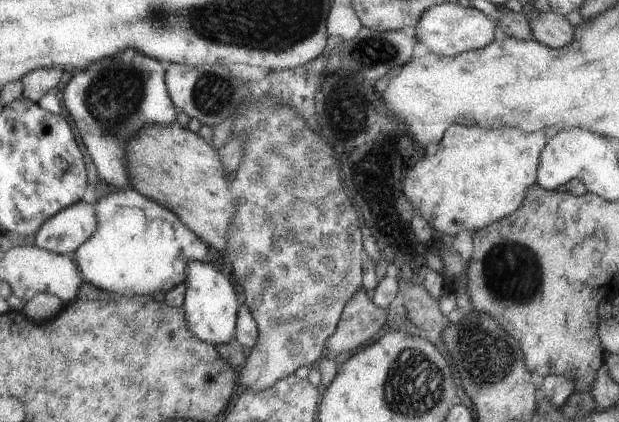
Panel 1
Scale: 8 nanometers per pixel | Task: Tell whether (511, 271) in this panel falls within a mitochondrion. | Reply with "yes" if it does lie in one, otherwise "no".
yes

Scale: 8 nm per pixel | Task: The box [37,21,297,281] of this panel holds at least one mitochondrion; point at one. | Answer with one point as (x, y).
(112, 99)

